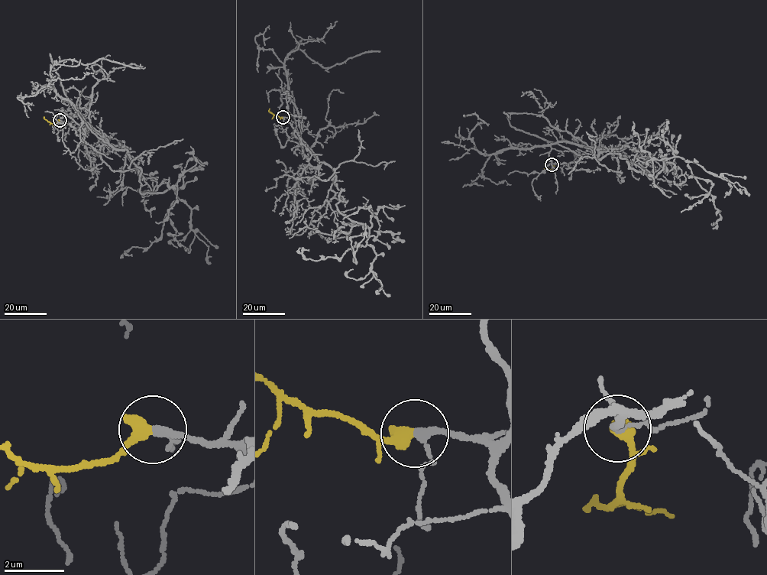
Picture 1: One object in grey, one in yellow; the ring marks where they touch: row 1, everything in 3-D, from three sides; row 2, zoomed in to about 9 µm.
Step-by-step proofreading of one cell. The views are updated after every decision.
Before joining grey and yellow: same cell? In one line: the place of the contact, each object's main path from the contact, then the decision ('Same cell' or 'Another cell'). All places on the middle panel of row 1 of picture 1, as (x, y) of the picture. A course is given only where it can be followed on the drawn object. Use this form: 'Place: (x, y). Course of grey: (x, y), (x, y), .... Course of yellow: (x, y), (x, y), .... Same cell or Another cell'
Place: (283, 117). Course of grey: (283, 117), (309, 163), (332, 169), (337, 209), (369, 229), (366, 245), (339, 258), (314, 261), (309, 249). Course of yellow: (283, 117), (274, 115), (269, 108). Same cell

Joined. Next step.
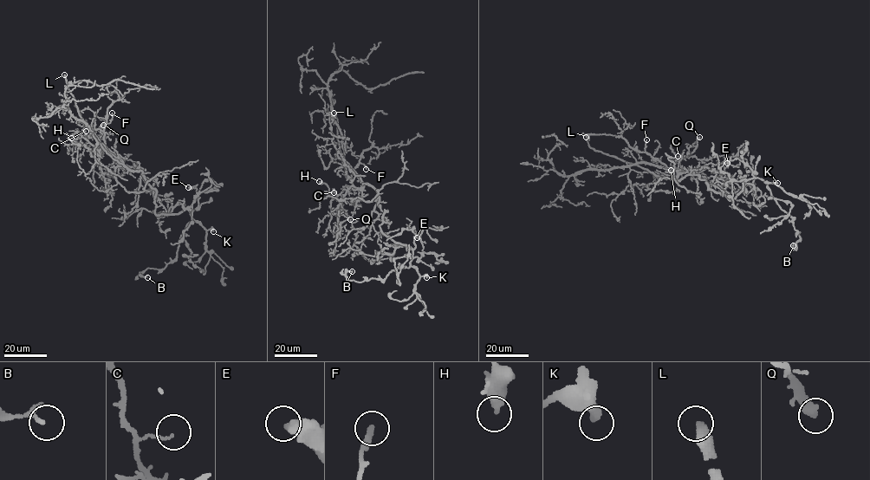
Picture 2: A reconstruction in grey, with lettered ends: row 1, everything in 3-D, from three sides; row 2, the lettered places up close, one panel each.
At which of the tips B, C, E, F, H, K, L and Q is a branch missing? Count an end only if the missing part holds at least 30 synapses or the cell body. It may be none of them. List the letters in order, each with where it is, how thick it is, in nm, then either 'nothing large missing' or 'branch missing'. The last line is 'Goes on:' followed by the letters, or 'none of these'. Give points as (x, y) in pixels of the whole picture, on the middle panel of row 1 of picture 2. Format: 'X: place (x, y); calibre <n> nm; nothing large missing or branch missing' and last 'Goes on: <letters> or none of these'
B: place (352, 271); calibre 200 nm; nothing large missing
C: place (334, 192); calibre 110 nm; nothing large missing
E: place (417, 237); calibre 600 nm; nothing large missing
F: place (366, 169); calibre 280 nm; nothing large missing
H: place (319, 181); calibre 440 nm; nothing large missing
K: place (426, 277); calibre 360 nm; nothing large missing
L: place (334, 113); calibre 320 nm; nothing large missing
Q: place (350, 219); calibre 360 nm; nothing large missing
Goes on: none of these

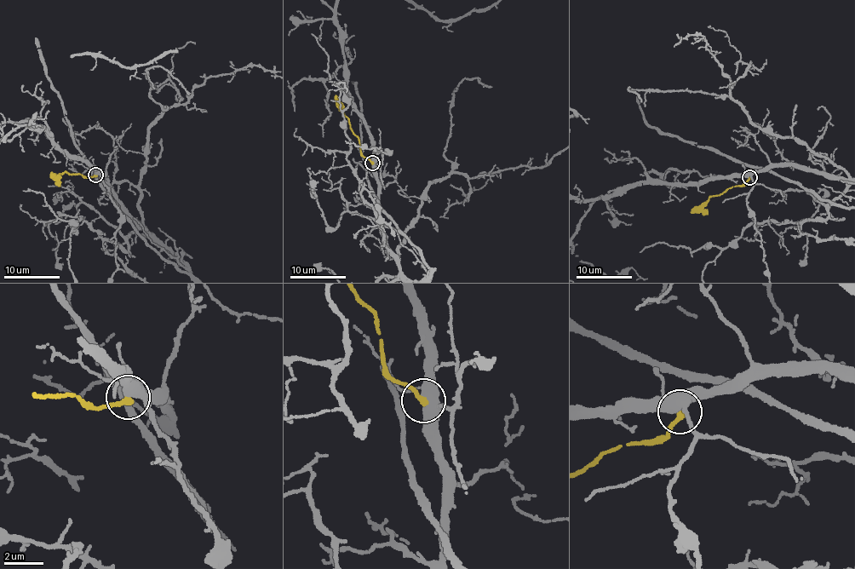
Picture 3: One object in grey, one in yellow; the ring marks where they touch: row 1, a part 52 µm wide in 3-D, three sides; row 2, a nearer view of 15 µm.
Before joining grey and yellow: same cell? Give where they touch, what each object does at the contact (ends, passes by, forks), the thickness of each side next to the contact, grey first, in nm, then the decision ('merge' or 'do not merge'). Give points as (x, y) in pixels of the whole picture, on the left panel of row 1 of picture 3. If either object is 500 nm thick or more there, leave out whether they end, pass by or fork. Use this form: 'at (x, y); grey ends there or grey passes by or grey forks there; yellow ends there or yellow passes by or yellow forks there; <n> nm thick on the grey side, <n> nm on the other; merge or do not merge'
at (95, 175); grey forks there; yellow ends there; 440 nm thick on the grey side, 280 nm on the other; do not merge

